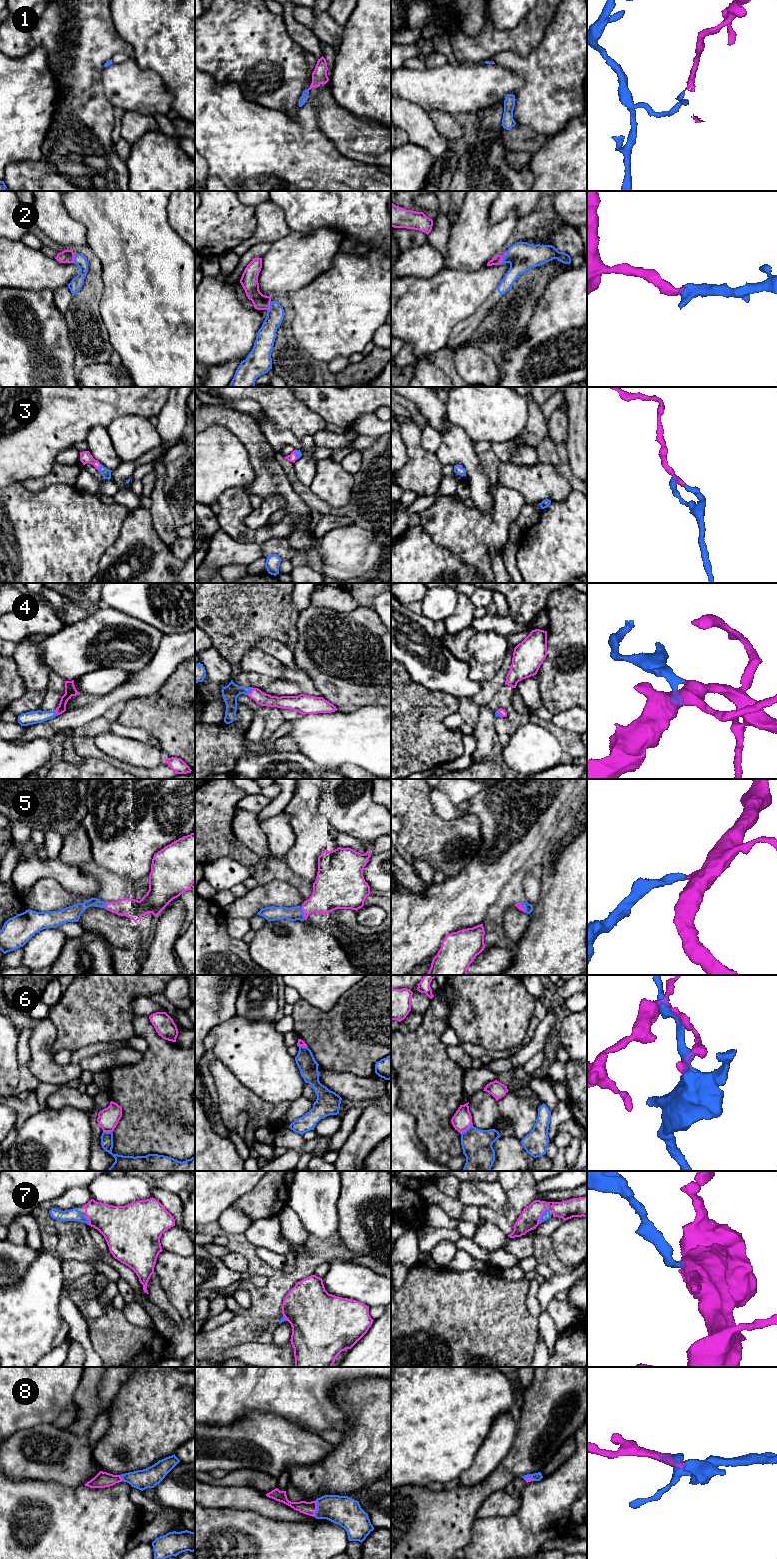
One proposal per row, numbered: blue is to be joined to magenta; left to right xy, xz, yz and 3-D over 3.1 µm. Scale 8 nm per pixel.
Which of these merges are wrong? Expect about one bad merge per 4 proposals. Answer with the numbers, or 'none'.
1, 6

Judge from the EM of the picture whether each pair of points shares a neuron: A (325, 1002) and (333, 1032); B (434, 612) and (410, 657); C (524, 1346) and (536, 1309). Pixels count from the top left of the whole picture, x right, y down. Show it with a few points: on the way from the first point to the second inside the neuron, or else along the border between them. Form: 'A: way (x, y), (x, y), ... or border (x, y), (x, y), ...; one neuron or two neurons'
A: border (343, 993), (328, 1010), (319, 1010), (305, 1001); two neurons
B: border (422, 613), (434, 622); two neurons
C: border (528, 1293), (527, 1309), (537, 1319); two neurons

